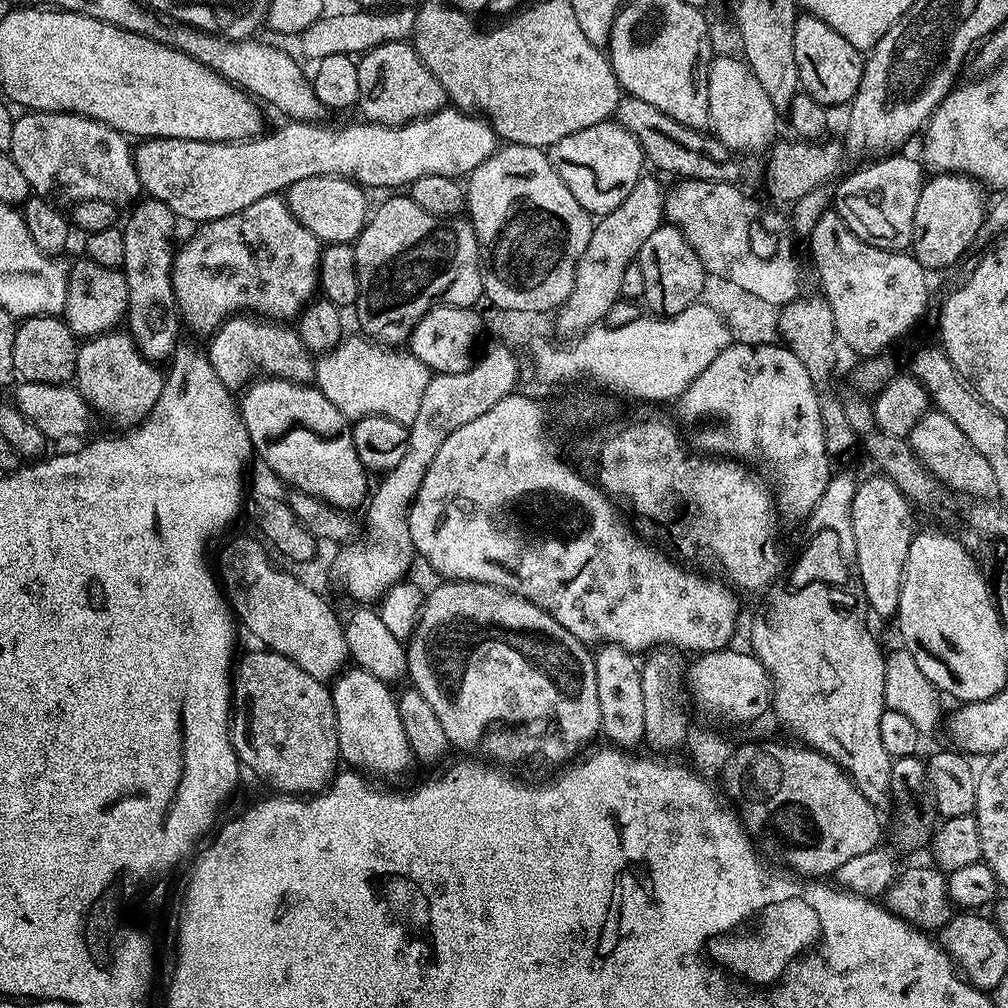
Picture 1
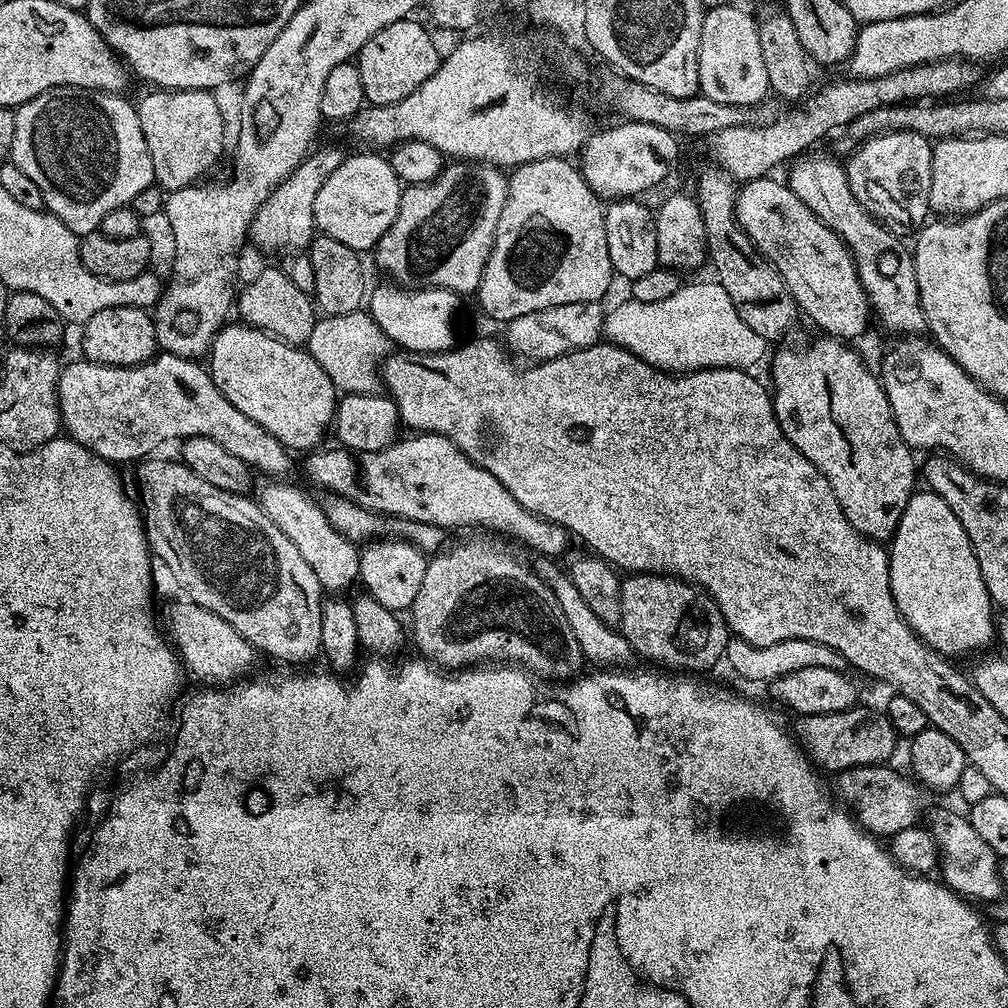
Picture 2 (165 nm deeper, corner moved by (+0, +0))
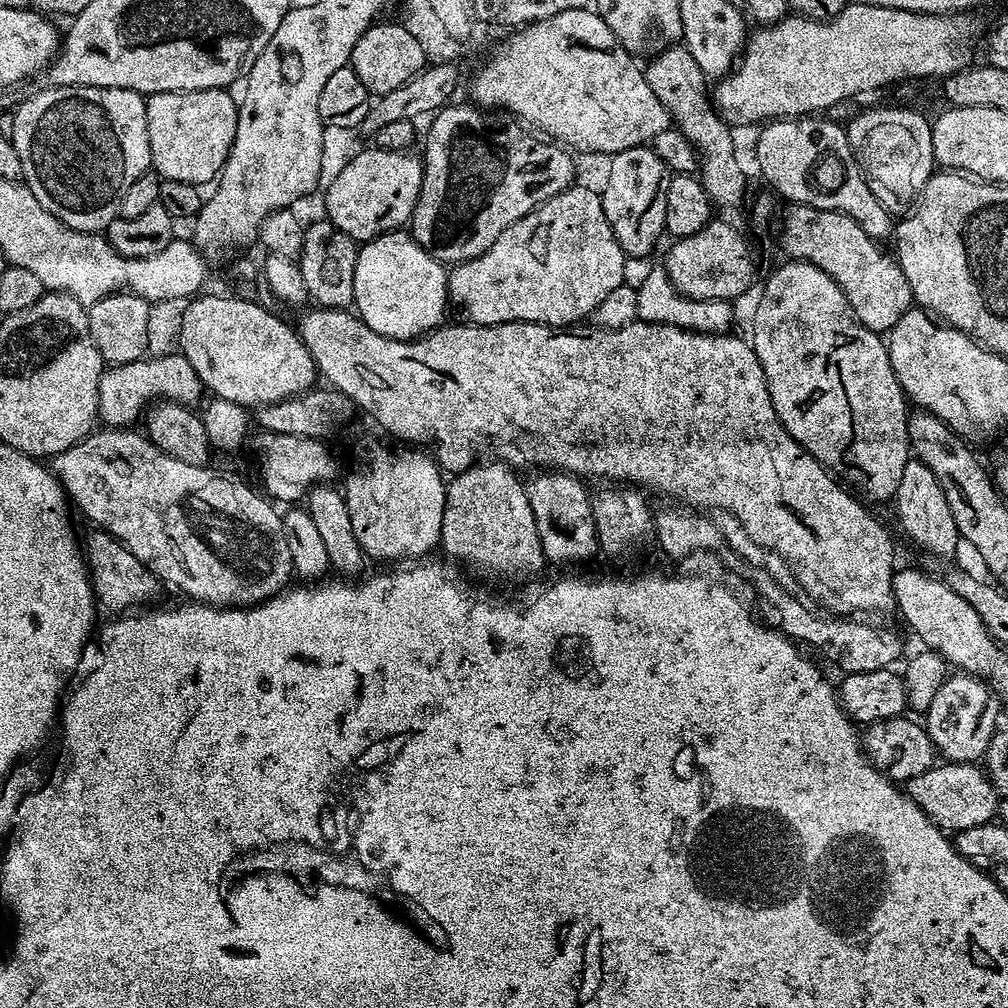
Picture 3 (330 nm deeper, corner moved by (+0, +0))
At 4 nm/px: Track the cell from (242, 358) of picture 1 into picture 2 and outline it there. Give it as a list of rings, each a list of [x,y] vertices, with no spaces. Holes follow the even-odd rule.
[[[279,267],[264,268],[248,285],[241,287],[234,304],[235,311],[240,311],[239,319],[251,328],[261,328],[287,344],[307,345],[311,331],[318,319],[318,309],[313,297],[298,290],[294,282]]]

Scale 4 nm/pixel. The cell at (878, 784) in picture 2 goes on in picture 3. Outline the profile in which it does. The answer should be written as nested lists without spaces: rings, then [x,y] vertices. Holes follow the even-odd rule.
[[[936,762],[931,768],[926,769],[925,772],[922,772],[917,776],[909,775],[906,782],[908,782],[906,795],[909,796],[939,828],[957,832],[966,829],[966,827],[972,827],[980,823],[991,821],[993,817],[997,815],[997,790],[995,786],[990,783],[988,780],[988,773],[984,771],[979,763]]]

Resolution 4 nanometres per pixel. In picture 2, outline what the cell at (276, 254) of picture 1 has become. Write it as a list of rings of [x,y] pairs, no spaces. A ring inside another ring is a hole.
[[[318,148],[305,156],[304,161],[269,194],[266,202],[262,202],[262,206],[257,210],[252,220],[250,240],[262,251],[296,254],[311,245],[316,228],[314,198],[318,190],[322,190],[326,178],[330,178],[330,174],[334,174],[334,170],[338,170],[338,166],[342,166],[346,158],[346,152],[340,148]]]

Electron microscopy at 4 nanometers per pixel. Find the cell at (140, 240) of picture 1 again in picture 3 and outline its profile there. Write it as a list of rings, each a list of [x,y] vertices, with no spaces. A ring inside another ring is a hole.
[[[207,88],[201,92],[158,92],[147,97],[152,168],[163,179],[204,186],[207,180],[219,177],[236,137],[238,104],[230,93],[223,88]]]

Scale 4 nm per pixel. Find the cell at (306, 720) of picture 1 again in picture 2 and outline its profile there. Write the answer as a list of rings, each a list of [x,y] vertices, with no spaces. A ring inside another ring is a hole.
[[[179,598],[162,612],[162,624],[174,645],[183,667],[189,673],[201,676],[208,686],[227,686],[241,678],[247,677],[252,663],[258,659],[258,653],[226,618],[218,618],[210,610],[198,606],[187,598]],[[168,627],[168,628],[167,628]],[[172,635],[172,636],[171,636]],[[192,671],[192,672],[191,672]]]

